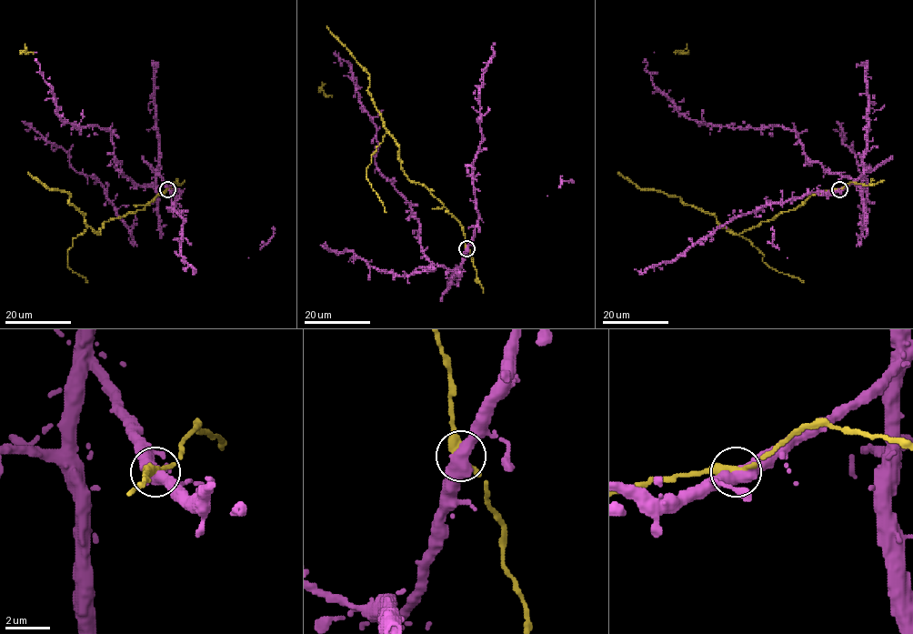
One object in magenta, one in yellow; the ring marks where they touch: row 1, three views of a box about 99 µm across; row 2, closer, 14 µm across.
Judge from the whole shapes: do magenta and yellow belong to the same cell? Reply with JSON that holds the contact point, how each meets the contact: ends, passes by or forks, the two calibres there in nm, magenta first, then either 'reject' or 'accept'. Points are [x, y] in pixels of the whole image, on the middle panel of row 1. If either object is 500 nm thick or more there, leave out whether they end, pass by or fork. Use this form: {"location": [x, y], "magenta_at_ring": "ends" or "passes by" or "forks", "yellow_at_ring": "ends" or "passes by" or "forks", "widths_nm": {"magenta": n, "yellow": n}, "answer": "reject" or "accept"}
{"location": [466, 248], "magenta_at_ring": "passes by", "yellow_at_ring": "ends", "widths_nm": {"magenta": 480, "yellow": 440}, "answer": "reject"}

